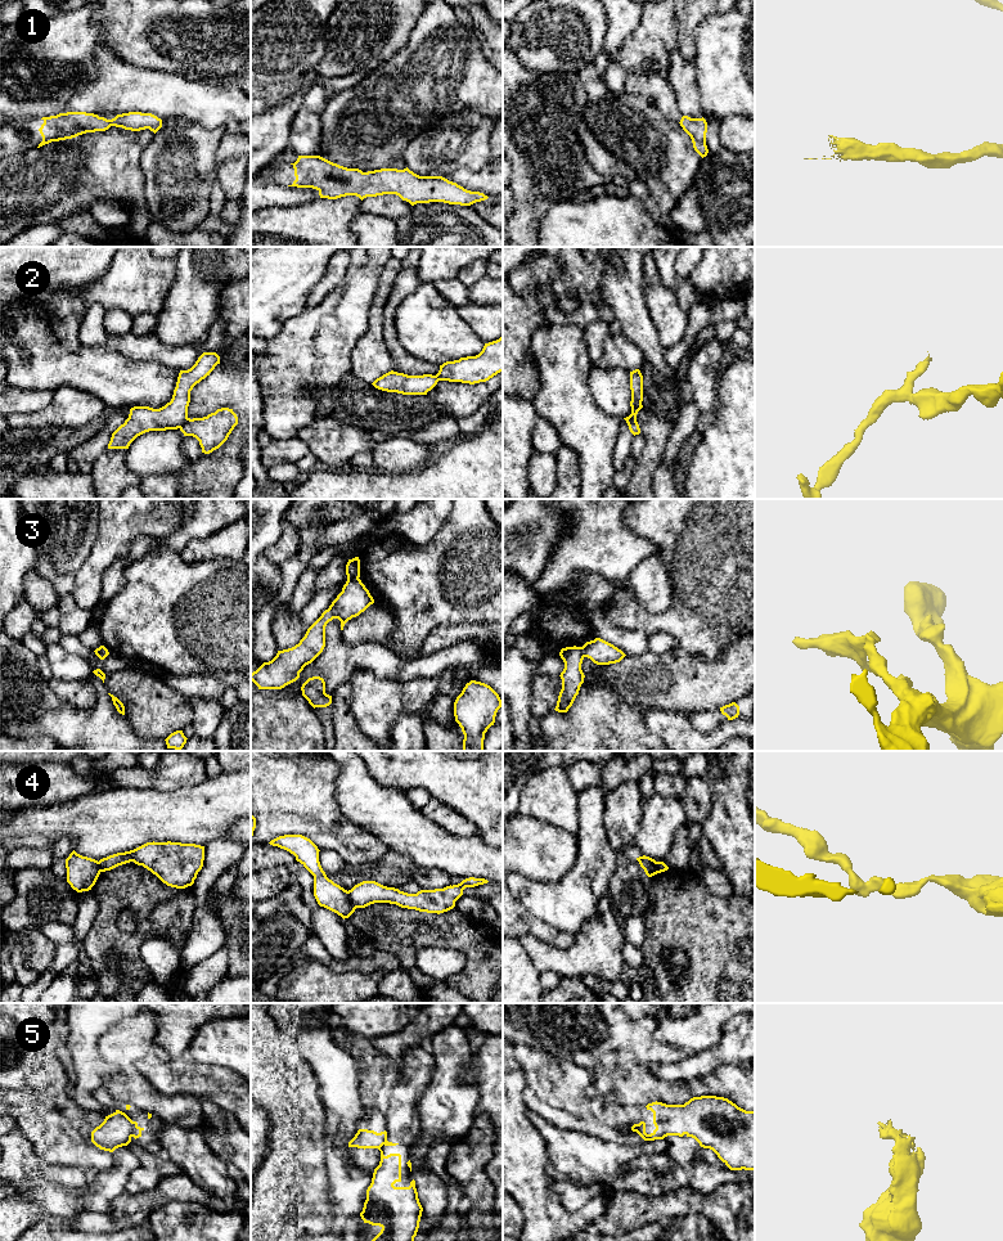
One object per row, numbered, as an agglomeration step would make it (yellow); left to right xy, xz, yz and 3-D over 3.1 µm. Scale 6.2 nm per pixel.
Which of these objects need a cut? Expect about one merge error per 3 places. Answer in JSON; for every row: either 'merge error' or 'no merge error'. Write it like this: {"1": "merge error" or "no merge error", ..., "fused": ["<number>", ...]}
{"1": "no merge error", "2": "merge error", "3": "merge error", "4": "merge error", "5": "merge error", "fused": ["2", "3", "4", "5"]}

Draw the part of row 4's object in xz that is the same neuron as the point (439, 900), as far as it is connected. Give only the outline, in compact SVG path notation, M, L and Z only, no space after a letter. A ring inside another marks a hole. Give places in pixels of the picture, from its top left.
M469 877L458 885L450 885L444 889L420 890L417 894L408 894L375 881L363 881L347 892L355 908L365 908L374 903L390 903L401 908L440 914L455 907L455 901L463 895L465 887L474 887L487 882L485 878Z

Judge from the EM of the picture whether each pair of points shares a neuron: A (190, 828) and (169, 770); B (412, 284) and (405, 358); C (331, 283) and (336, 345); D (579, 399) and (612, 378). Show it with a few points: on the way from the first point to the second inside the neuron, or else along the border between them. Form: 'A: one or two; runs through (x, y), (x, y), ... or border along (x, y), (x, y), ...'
A: two; border along (205, 781), (169, 791), (144, 788)
B: one; runs through (394, 301), (390, 307), (391, 340)
C: two; border along (347, 264), (342, 280), (320, 301), (307, 306)
D: two; border along (590, 368), (588, 390), (594, 403), (610, 414)

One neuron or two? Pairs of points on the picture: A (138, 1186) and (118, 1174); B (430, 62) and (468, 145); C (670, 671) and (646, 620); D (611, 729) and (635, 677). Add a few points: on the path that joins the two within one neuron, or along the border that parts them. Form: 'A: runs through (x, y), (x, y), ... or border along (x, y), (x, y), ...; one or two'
A: border along (129, 1150), (138, 1165), (125, 1191); two
B: border along (482, 115), (463, 108), (426, 127); two
C: border along (677, 648), (705, 660); two
D: border along (607, 677), (624, 702), (644, 711); two

